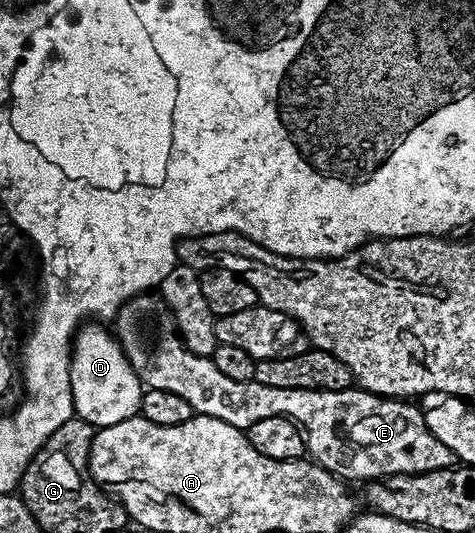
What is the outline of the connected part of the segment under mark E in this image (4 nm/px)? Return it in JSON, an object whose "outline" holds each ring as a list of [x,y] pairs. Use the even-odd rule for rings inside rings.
{"outline":[[[147,291],[125,300],[116,325],[117,339],[146,389],[172,391],[172,395],[187,401],[195,414],[215,417],[243,431],[250,430],[252,423],[260,423],[260,419],[289,417],[301,428],[309,456],[339,479],[365,483],[376,477],[449,469],[455,464],[451,449],[444,447],[426,426],[425,412],[409,400],[383,399],[361,387],[320,391],[264,387],[255,380],[228,379],[211,358],[188,351],[174,327],[169,307],[157,292]]]}

